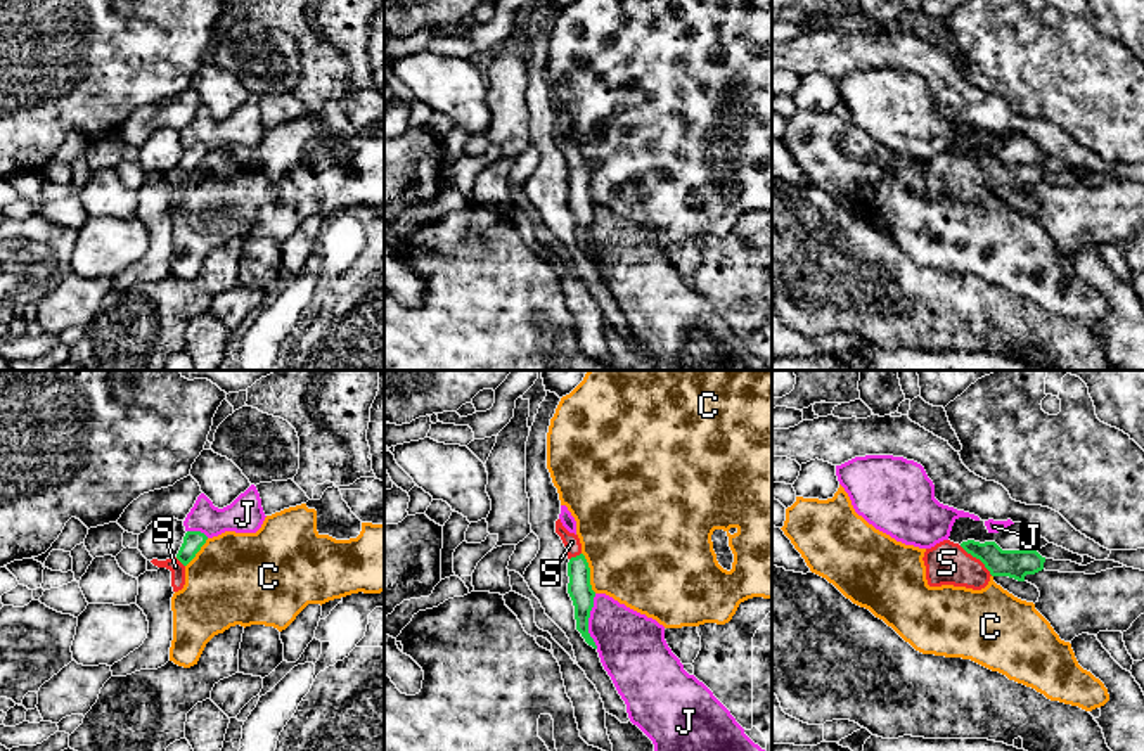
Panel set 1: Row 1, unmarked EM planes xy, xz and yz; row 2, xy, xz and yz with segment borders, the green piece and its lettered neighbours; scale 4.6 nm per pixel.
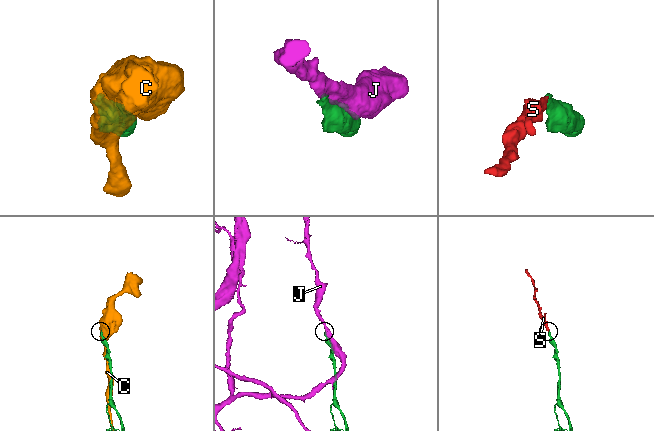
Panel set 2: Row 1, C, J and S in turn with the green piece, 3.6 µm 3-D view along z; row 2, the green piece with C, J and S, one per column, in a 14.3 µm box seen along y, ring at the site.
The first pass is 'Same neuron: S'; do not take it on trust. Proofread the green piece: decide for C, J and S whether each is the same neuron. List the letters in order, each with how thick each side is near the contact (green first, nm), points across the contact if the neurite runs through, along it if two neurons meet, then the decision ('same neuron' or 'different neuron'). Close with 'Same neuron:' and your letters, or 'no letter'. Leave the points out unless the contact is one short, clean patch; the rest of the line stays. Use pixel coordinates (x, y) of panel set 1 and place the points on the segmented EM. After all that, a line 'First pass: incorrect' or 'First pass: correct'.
C: calibres 110 and 480 nm; different neuron
J: calibres 110 and 320 nm; different neuron
S: calibres 130 and 200 nm; way yz (1016, 564), (976, 558), (947, 563); same neuron
Same neuron: S
First pass: correct

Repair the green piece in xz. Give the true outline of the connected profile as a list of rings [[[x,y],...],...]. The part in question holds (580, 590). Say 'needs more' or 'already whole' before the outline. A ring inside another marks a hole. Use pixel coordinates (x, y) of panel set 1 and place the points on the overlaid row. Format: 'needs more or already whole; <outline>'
needs more; [[[561,519],[556,521],[556,533],[561,536],[561,540],[566,547],[568,559],[569,559],[569,562],[568,562],[568,576],[569,576],[568,594],[575,606],[576,630],[582,633],[582,637],[585,639],[585,642],[588,645],[597,649],[594,639],[588,633],[588,618],[590,618],[590,611],[594,607],[595,592],[592,590],[592,585],[590,585],[590,568],[588,568],[585,555],[582,554],[580,538],[578,538],[578,535],[569,533],[562,526]]]

